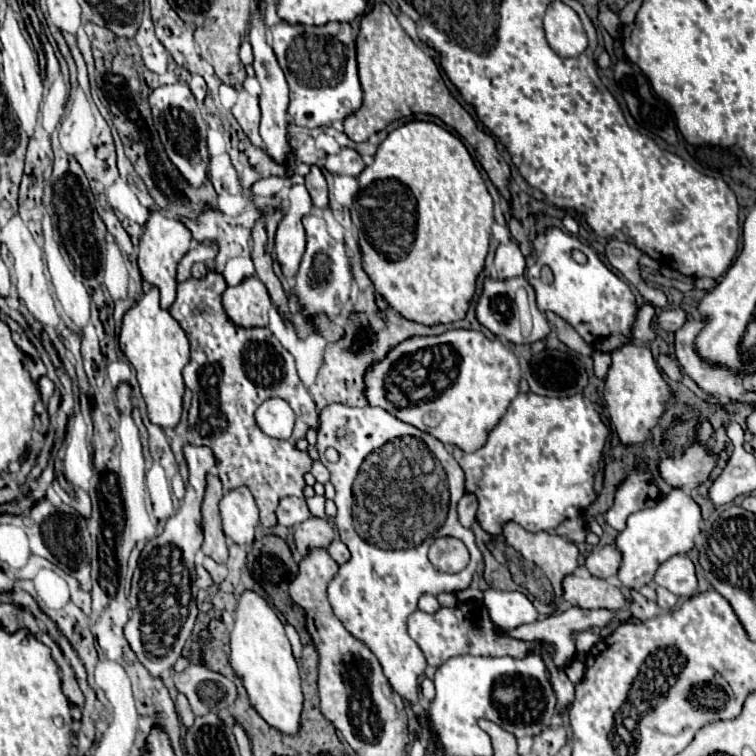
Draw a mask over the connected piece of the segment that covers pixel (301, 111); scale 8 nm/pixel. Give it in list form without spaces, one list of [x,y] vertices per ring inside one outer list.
[[[277,23],[271,27],[271,45],[289,83],[289,117],[293,123],[313,129],[343,121],[363,103],[357,75],[355,37],[347,23],[327,23],[327,27],[291,27]]]

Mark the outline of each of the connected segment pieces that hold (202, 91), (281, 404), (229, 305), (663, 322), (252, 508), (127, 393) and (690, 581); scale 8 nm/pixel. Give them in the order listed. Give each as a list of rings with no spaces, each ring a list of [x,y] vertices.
[[[200,75],[192,76],[188,83],[192,95],[198,104],[202,104],[207,94],[207,84]]]
[[[273,397],[257,407],[255,421],[265,435],[273,439],[289,439],[295,425],[295,414],[287,401]]]
[[[257,275],[247,277],[223,293],[223,307],[229,319],[241,327],[265,327],[269,323],[271,297]]]
[[[665,309],[657,317],[657,327],[661,331],[677,331],[685,323],[685,311],[683,309]]]
[[[245,485],[227,491],[219,503],[219,511],[223,519],[223,531],[231,541],[239,545],[253,541],[255,527],[259,525],[259,509]]]
[[[123,383],[117,387],[117,409],[119,413],[125,413],[125,415],[131,415],[131,387],[129,383]]]
[[[673,555],[655,573],[653,579],[659,587],[669,589],[673,595],[691,597],[697,589],[695,565],[687,555]]]

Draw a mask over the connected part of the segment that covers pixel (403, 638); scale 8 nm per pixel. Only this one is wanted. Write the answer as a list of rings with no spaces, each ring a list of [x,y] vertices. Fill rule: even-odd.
[[[341,403],[325,407],[321,411],[317,449],[335,485],[335,523],[341,541],[351,551],[351,559],[339,565],[337,575],[329,583],[329,603],[345,629],[367,643],[377,655],[391,687],[411,703],[423,723],[425,739],[431,741],[433,735],[427,727],[425,709],[417,703],[419,677],[425,673],[427,661],[417,643],[407,635],[405,623],[417,609],[421,595],[459,593],[471,585],[477,573],[481,551],[475,545],[473,531],[459,521],[457,501],[461,493],[451,491],[451,487],[465,489],[463,469],[435,437],[395,419],[379,407],[347,407]],[[329,447],[339,453],[337,463],[327,461],[325,451]],[[445,535],[461,539],[471,553],[469,565],[459,573],[437,571],[427,559],[433,539]]]

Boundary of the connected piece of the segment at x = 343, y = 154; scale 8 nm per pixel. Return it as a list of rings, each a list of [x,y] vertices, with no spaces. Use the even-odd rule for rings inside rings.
[[[343,147],[337,155],[327,155],[325,169],[329,173],[335,173],[335,175],[353,175],[353,177],[357,177],[365,169],[365,163],[361,161],[361,155],[355,149]]]

